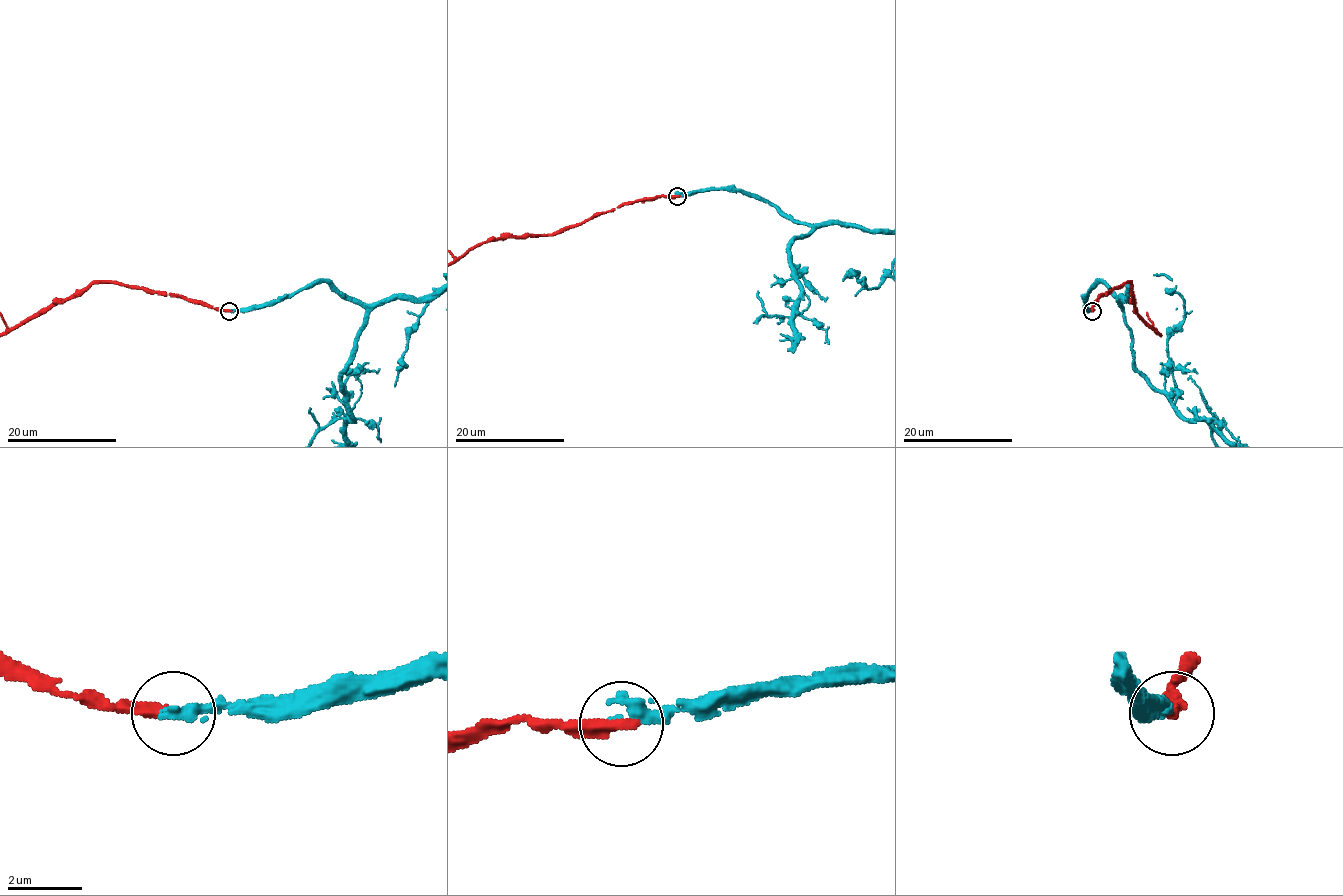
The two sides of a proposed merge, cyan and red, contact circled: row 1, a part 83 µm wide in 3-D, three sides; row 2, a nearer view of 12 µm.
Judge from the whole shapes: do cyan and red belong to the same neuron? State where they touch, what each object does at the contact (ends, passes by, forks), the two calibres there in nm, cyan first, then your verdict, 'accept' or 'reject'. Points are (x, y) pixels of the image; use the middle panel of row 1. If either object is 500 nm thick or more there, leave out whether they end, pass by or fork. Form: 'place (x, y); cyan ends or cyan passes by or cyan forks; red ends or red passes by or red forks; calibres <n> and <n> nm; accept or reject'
place (677, 196); cyan ends; red ends; calibres 360 and 320 nm; reject

